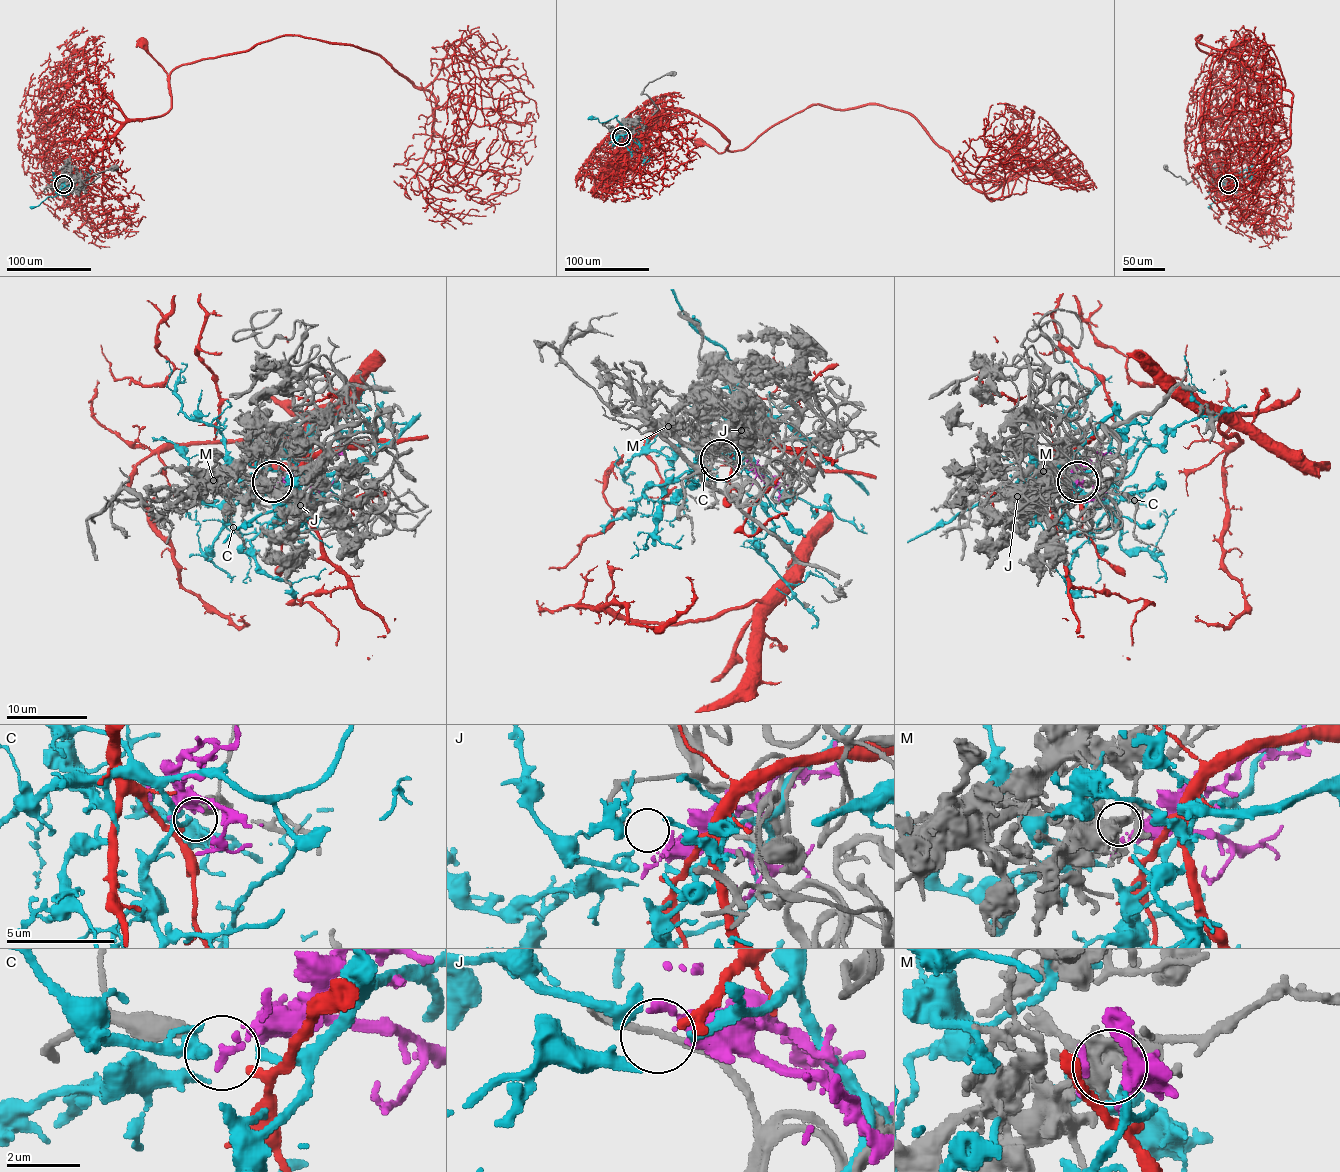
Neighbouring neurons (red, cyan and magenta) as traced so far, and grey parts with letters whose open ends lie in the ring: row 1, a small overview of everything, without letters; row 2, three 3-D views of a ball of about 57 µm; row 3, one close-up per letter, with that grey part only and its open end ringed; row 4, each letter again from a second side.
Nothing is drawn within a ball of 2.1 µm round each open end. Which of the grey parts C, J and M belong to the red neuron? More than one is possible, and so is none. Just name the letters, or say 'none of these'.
C

